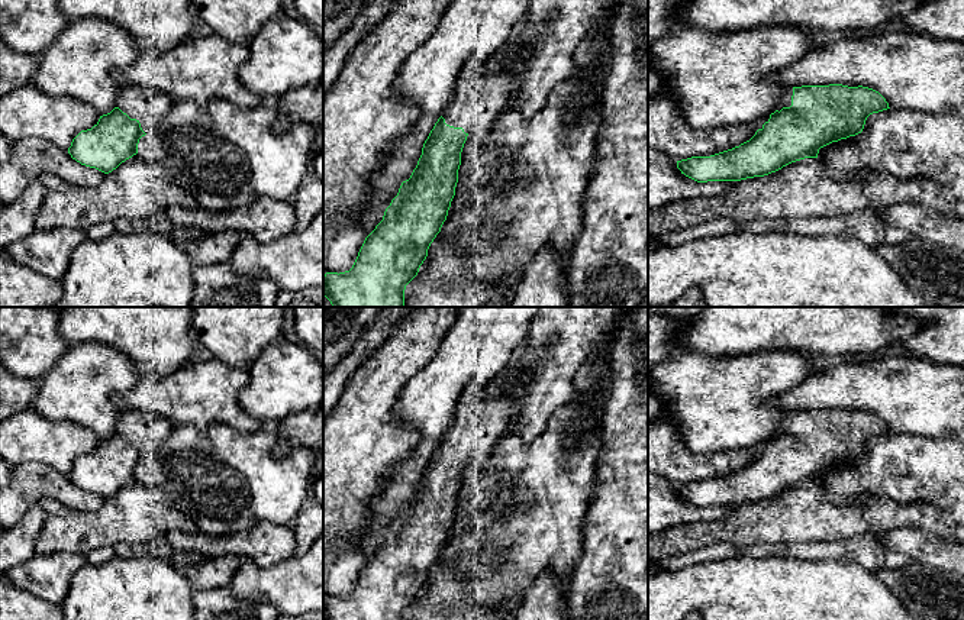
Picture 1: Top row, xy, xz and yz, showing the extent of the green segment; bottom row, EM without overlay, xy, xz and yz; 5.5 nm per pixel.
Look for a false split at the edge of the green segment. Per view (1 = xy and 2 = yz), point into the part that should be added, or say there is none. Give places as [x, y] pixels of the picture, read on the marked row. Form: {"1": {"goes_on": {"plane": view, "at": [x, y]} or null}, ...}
{"1": {"goes_on": {"plane": "xy", "at": [148, 106]}}, "2": {"goes_on": {"plane": "yz", "at": [786, 100]}}}

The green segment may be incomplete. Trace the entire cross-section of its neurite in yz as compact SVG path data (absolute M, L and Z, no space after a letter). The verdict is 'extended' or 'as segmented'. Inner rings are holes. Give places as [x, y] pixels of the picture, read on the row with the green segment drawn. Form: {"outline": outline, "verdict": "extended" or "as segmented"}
{"outline": "M863 85L789 87L781 97L778 109L754 123L757 132L749 141L710 156L691 156L677 161L677 168L697 183L741 181L764 177L791 162L818 158L820 148L861 133L870 114L887 109L890 109L889 103L878 91Z", "verdict": "extended"}

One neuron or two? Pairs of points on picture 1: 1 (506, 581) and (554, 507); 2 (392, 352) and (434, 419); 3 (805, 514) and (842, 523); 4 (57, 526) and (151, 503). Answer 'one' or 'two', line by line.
1: one
2: two
3: one
4: one

